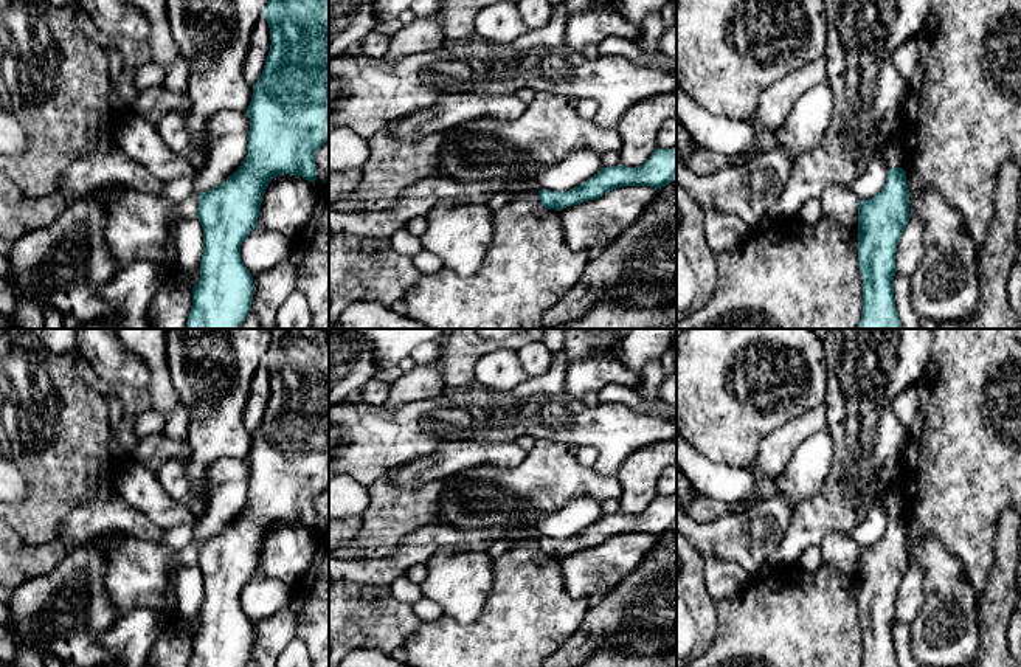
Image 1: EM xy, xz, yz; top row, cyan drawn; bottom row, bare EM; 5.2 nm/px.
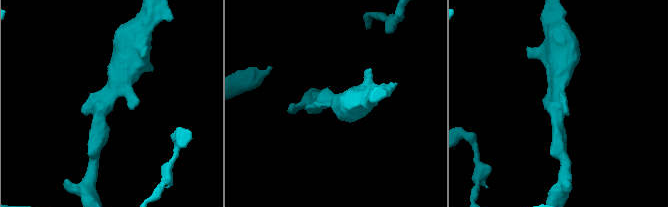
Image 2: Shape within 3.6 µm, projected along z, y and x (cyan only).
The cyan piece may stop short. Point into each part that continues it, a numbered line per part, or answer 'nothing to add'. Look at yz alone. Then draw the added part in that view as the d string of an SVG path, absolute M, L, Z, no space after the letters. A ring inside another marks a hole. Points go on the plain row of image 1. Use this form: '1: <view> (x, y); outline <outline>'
1: yz (892, 498); outline M900 476L883 486L884 493L884 507L889 517L902 515L905 507L903 504L903 486Z

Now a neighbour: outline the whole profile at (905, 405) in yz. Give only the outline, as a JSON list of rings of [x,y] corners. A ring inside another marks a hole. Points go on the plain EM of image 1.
[[[914,386],[903,389],[892,402],[892,411],[905,428],[911,425],[917,416],[919,396]]]

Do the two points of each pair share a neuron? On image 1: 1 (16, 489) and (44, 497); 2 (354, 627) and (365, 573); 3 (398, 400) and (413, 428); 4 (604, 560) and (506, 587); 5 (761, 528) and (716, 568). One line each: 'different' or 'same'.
1: different
2: different
3: different
4: different
5: different

